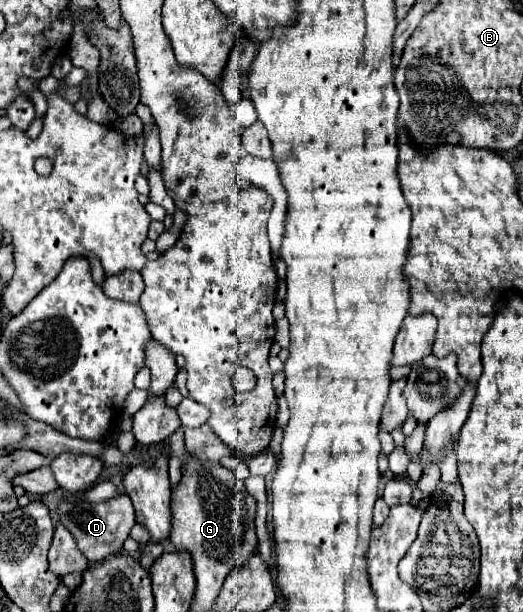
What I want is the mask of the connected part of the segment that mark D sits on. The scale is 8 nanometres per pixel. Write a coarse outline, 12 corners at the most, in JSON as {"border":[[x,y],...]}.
{"border":[[128,494],[62,502],[56,518],[90,562],[120,552],[136,524]]}

